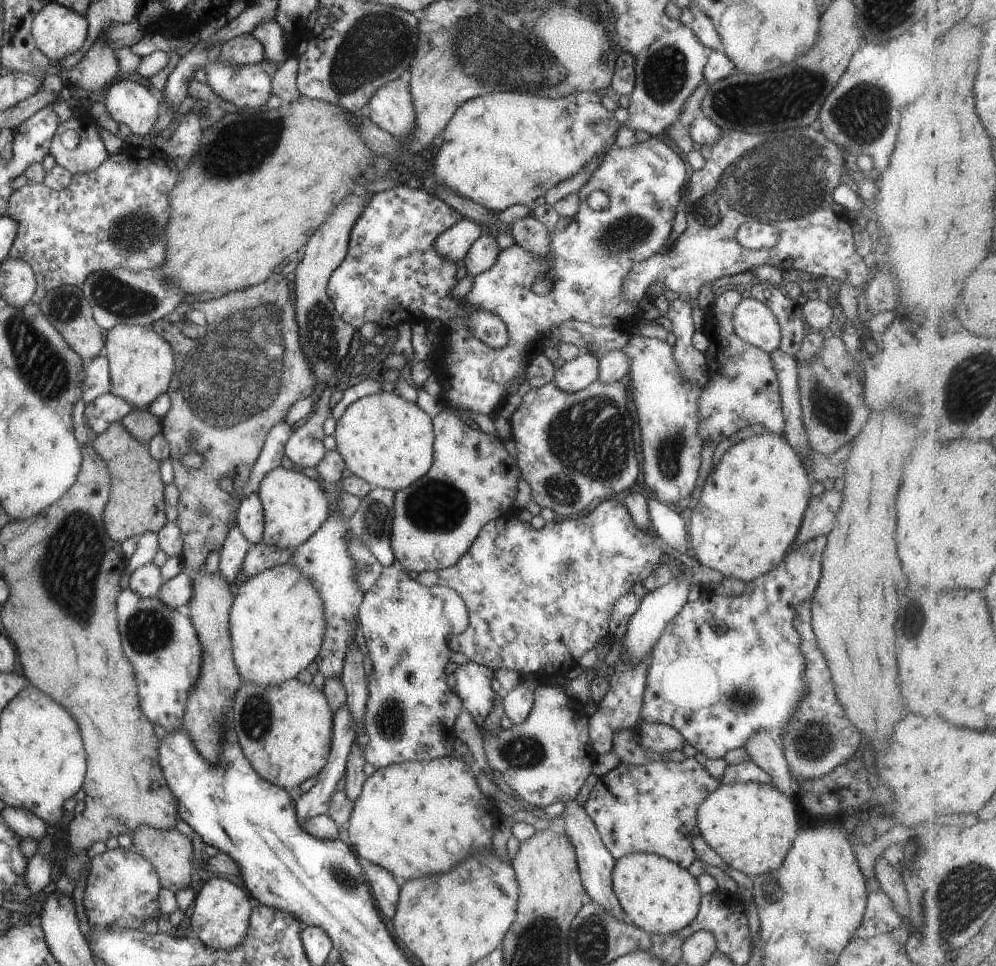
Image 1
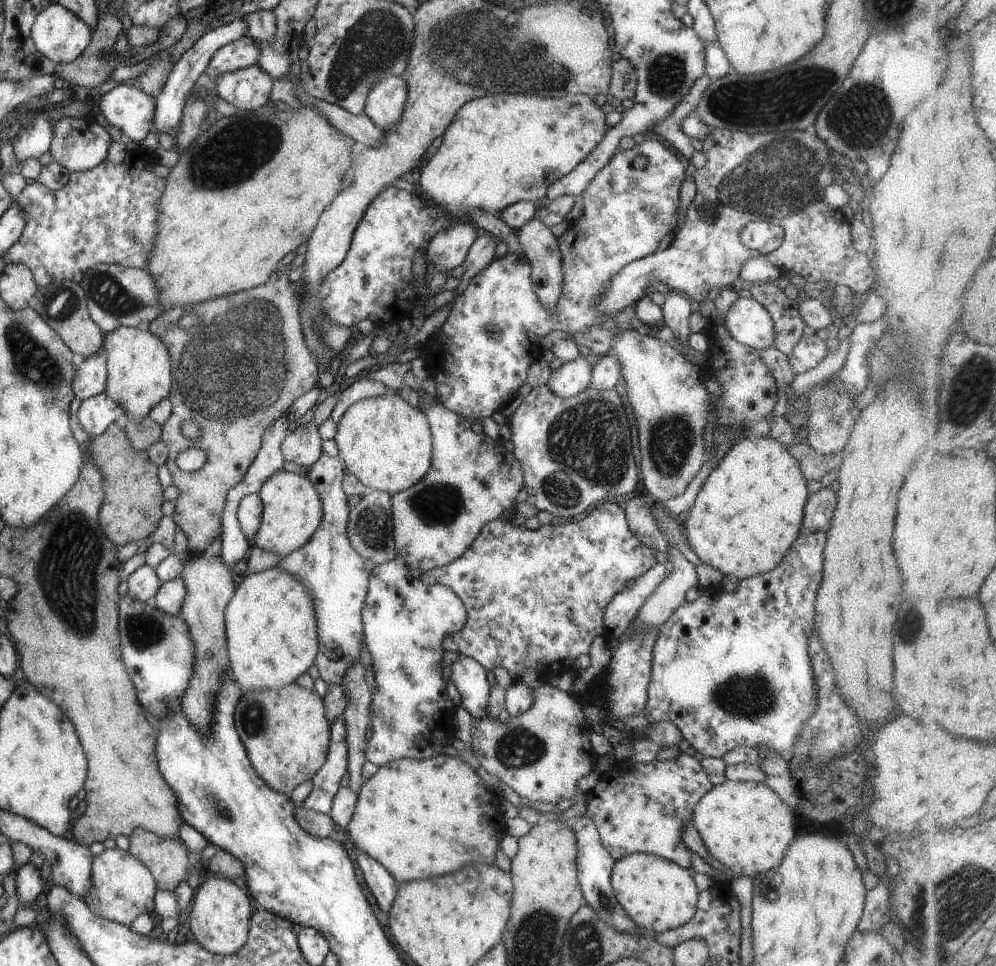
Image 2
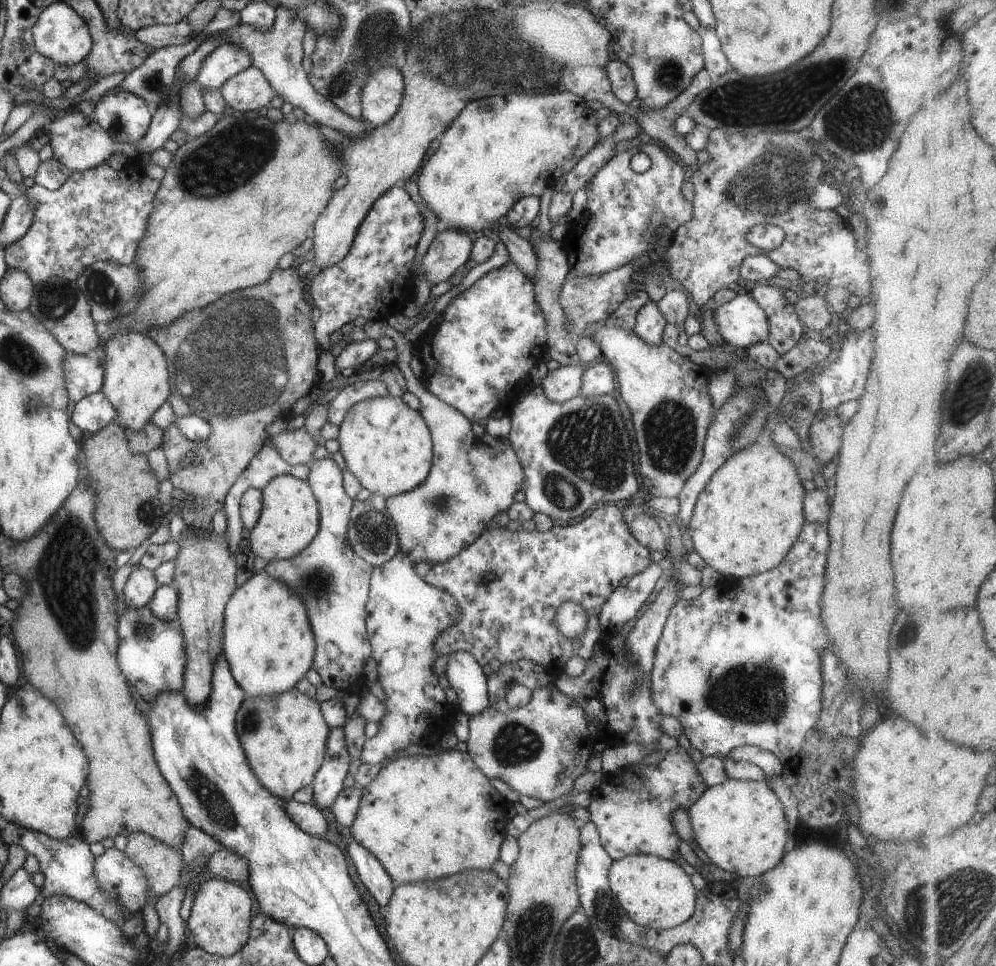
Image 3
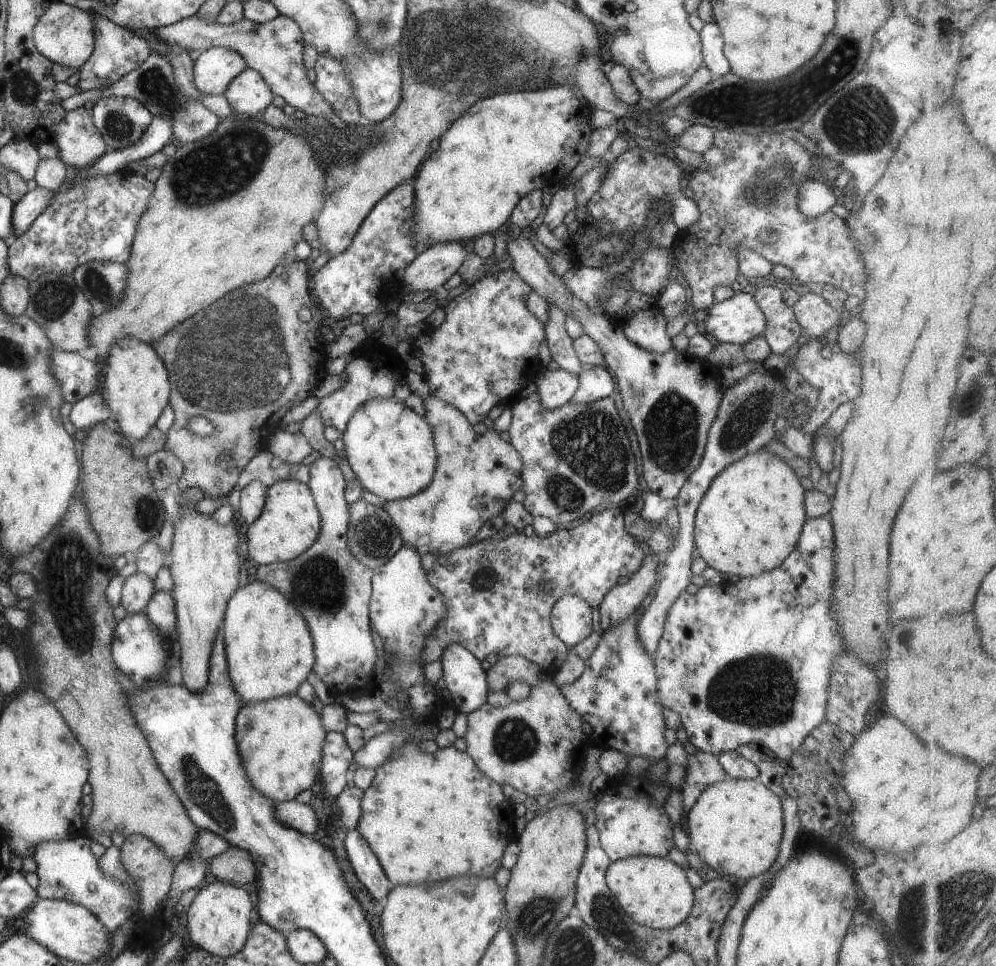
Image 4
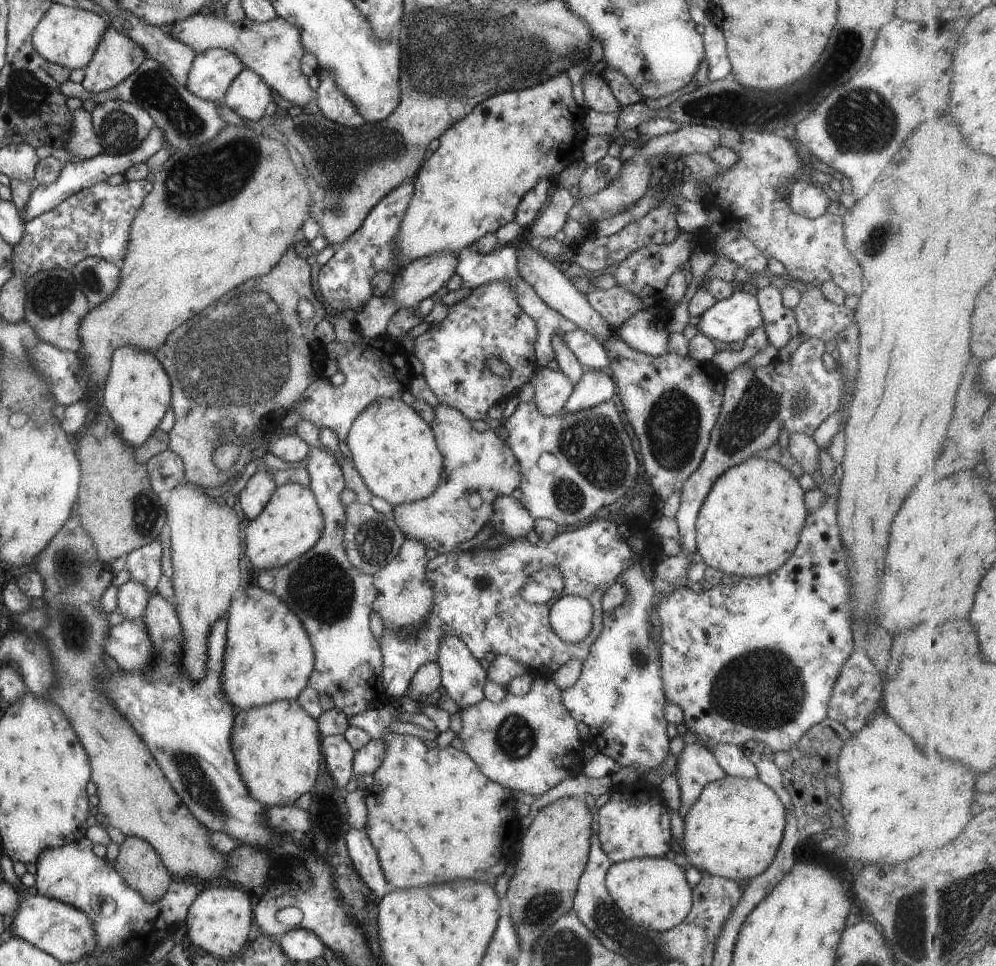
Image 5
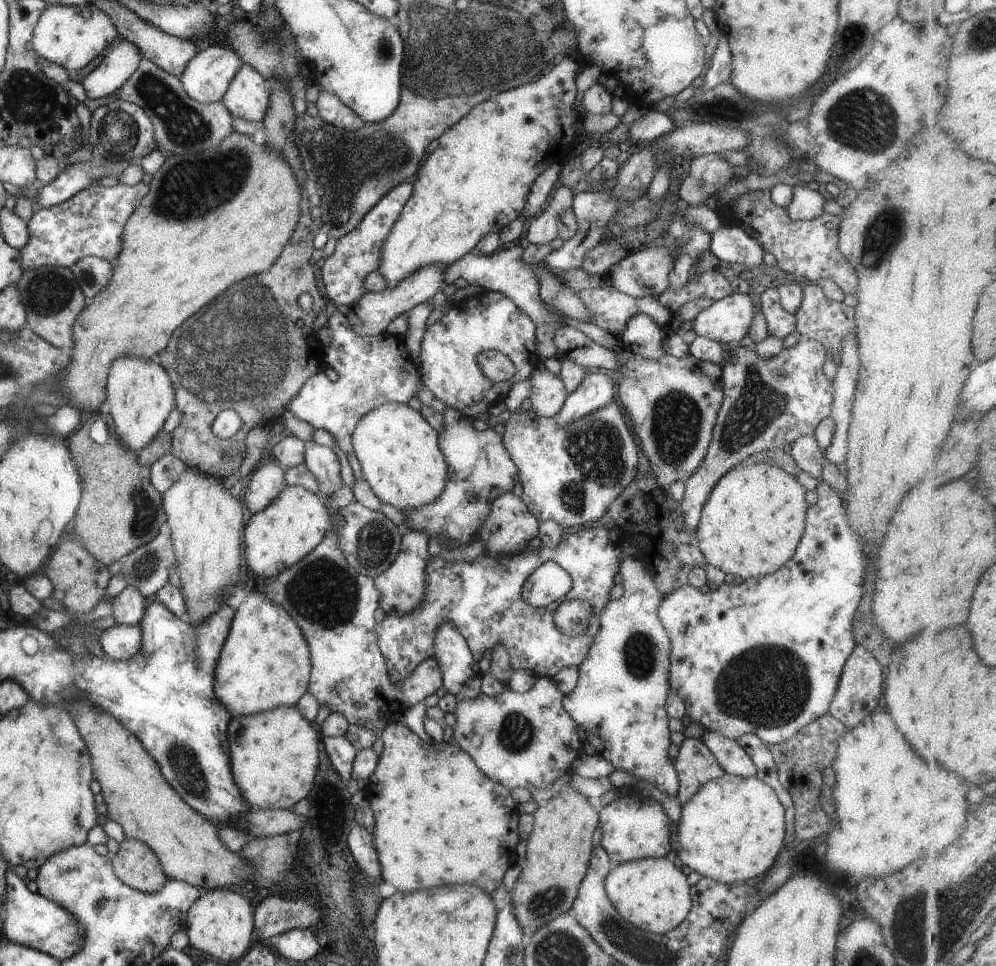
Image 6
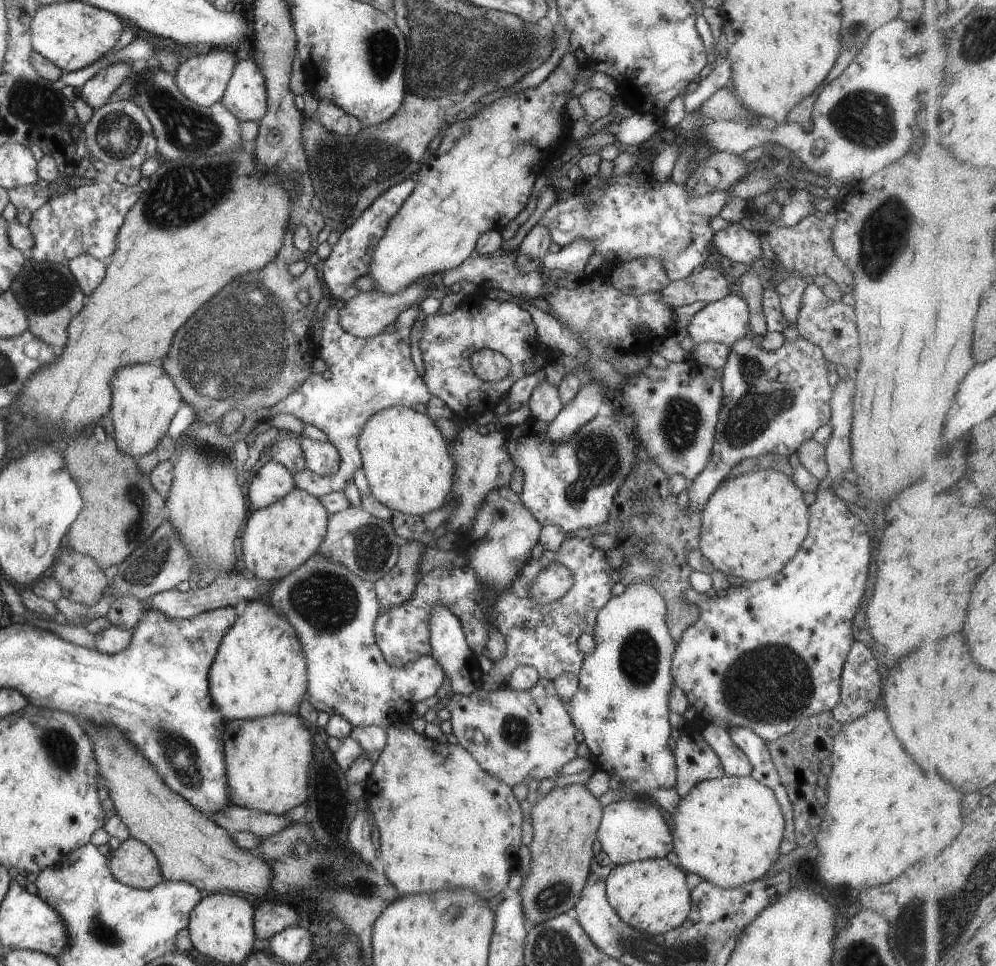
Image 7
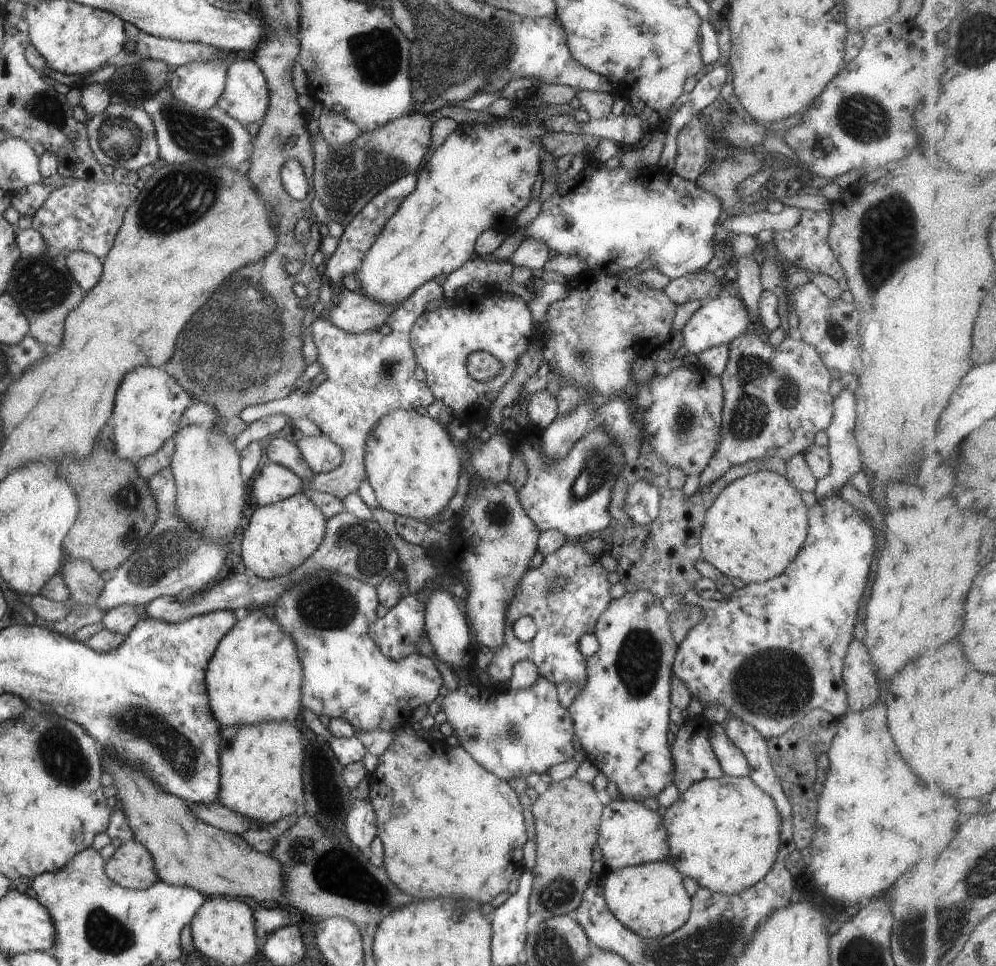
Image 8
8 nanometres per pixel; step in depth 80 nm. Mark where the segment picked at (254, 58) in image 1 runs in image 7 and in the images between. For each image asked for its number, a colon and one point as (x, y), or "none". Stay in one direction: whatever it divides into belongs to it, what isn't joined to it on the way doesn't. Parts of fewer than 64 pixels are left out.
2: (242, 52)
3: (226, 60)
4: (212, 70)
5: (211, 72)
6: (205, 78)
7: (202, 79)

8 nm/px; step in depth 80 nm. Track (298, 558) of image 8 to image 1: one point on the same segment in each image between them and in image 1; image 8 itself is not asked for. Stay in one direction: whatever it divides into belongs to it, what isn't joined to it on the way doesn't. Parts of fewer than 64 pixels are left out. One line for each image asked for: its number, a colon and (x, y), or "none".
1: (294, 506)
2: (291, 508)
3: (288, 521)
4: (289, 523)
5: (291, 522)
6: (294, 522)
7: (276, 539)

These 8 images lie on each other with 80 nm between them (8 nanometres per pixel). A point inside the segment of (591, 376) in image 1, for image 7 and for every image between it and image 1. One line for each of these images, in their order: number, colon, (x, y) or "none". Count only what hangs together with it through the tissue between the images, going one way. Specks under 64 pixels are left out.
2: (571, 377)
3: (562, 384)
4: (553, 388)
5: (551, 389)
6: (547, 393)
7: (544, 404)

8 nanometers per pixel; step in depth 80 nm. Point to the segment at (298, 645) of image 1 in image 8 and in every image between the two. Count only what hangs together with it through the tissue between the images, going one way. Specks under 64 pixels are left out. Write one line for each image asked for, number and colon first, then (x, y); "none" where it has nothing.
2: (270, 628)
3: (267, 644)
4: (269, 652)
5: (267, 658)
6: (264, 661)
7: (259, 669)
8: (253, 676)

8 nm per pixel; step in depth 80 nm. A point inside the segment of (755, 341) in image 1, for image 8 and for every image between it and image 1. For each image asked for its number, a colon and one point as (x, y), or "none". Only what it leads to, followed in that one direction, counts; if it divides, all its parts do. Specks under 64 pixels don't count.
2: (748, 323)
3: (741, 322)
4: (736, 320)
5: (729, 320)
6: (726, 321)
7: (724, 321)
8: (718, 321)

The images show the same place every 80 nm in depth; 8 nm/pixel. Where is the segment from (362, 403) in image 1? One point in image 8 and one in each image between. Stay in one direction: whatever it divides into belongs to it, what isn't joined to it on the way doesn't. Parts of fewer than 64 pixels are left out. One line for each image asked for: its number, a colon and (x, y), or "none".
2: (384, 442)
3: (387, 446)
4: (389, 448)
5: (393, 450)
6: (397, 452)
7: (404, 458)
8: (411, 464)

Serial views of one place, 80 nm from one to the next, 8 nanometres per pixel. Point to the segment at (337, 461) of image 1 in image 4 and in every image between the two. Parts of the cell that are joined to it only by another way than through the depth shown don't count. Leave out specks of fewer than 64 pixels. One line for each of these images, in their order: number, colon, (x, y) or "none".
2: (332, 572)
3: (331, 582)
4: (331, 591)

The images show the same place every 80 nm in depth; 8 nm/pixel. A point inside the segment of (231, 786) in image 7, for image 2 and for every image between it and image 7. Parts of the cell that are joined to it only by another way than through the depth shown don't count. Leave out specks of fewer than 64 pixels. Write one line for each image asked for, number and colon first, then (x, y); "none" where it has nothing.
2: (284, 731)
3: (283, 736)
4: (279, 741)
5: (276, 748)
6: (273, 757)

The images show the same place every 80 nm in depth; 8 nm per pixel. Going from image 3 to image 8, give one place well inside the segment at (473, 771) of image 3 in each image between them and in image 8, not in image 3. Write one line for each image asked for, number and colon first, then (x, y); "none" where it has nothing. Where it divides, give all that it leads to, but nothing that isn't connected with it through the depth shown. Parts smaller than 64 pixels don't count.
4: (426, 817)
5: (432, 817)
6: (438, 819)
7: (443, 822)
8: (447, 826)

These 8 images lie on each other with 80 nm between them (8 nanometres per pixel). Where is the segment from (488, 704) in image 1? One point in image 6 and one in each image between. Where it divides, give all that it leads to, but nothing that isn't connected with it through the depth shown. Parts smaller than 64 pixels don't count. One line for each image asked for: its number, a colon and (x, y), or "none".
2: (468, 677)
3: (465, 676)
4: (465, 680)
5: (461, 675)
6: (460, 674)

